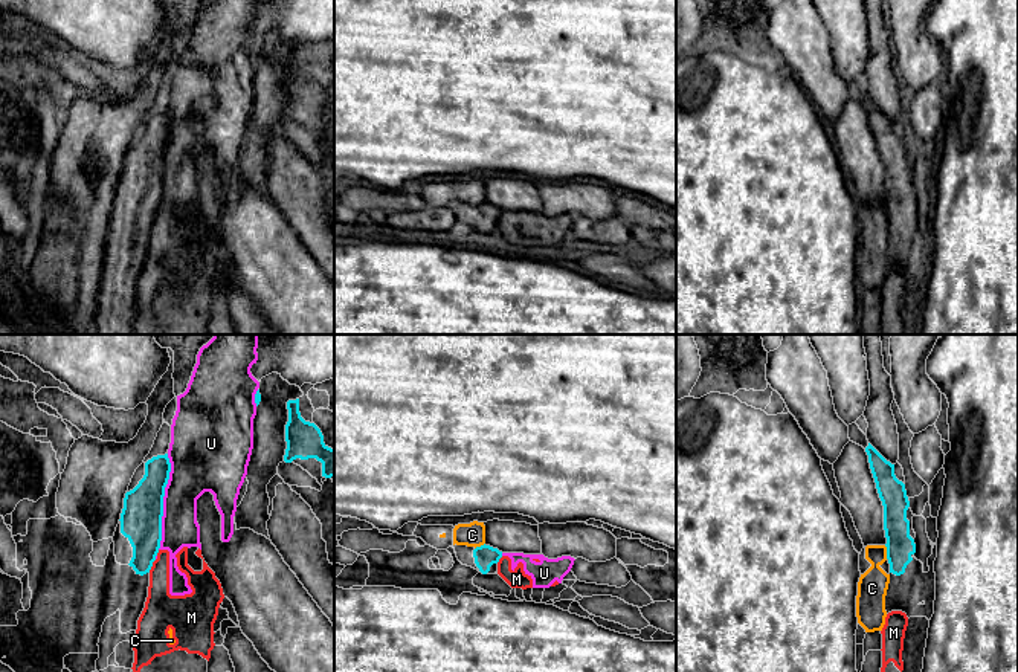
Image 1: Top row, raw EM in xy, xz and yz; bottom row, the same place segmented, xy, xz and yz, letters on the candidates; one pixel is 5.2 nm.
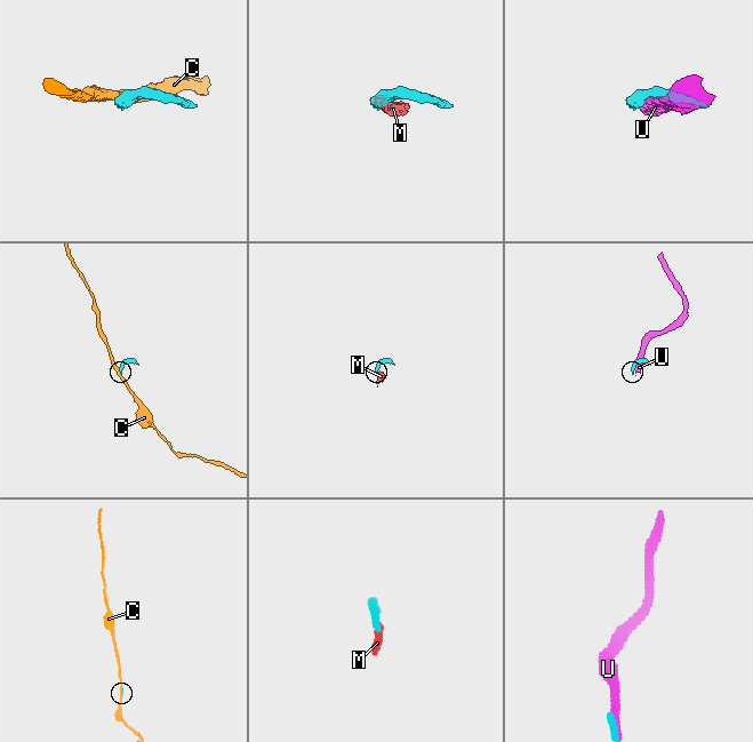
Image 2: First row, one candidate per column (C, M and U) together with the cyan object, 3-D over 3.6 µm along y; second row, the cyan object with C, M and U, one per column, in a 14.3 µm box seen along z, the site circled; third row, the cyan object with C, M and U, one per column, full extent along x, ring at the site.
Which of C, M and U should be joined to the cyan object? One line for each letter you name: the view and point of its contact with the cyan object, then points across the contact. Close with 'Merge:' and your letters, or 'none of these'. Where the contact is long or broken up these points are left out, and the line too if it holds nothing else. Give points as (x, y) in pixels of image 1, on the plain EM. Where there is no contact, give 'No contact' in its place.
Merge: none of these

